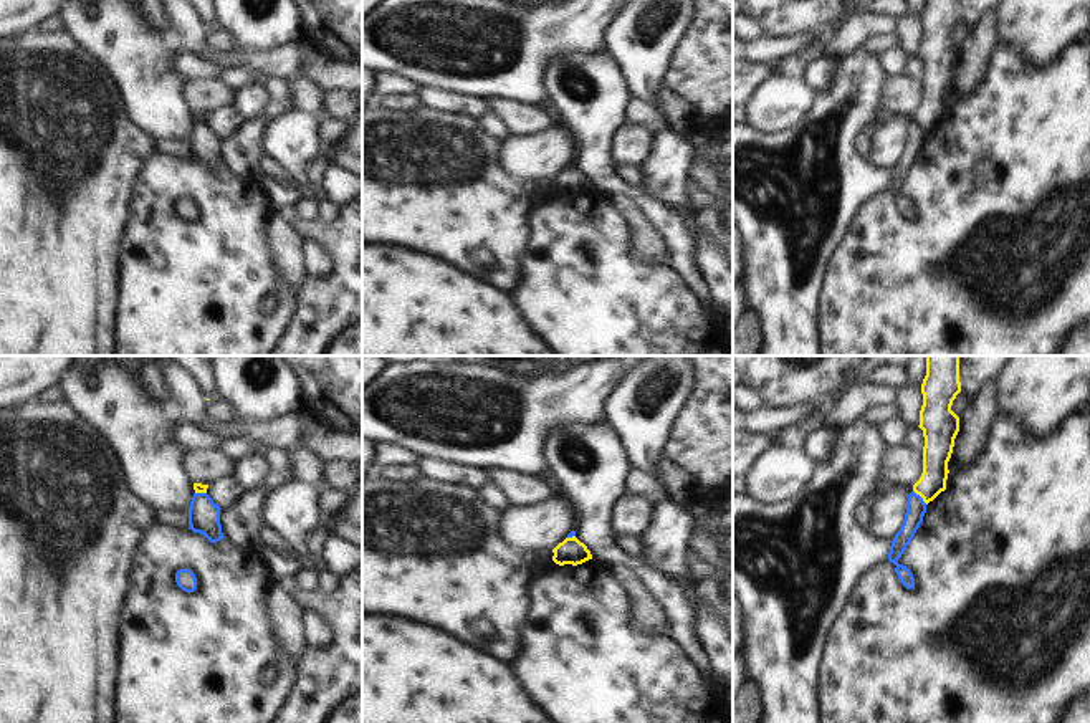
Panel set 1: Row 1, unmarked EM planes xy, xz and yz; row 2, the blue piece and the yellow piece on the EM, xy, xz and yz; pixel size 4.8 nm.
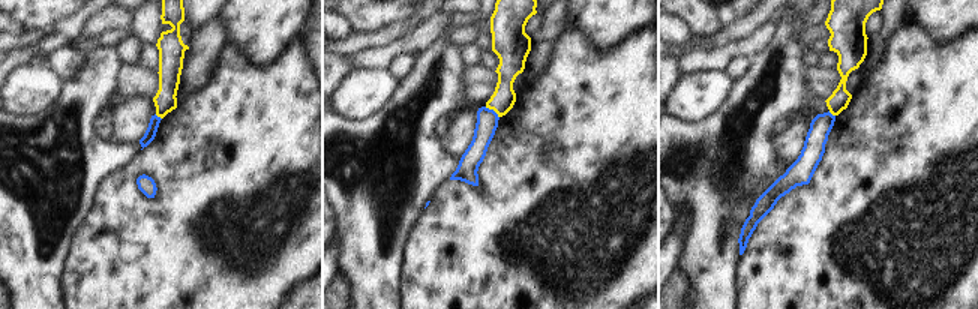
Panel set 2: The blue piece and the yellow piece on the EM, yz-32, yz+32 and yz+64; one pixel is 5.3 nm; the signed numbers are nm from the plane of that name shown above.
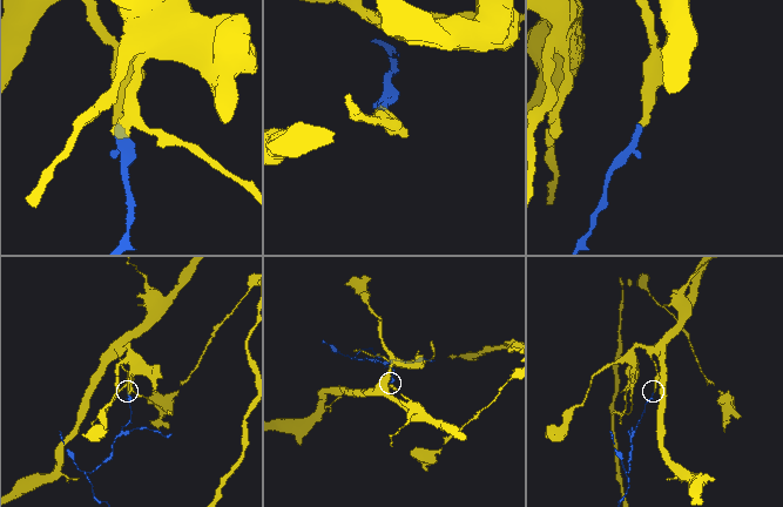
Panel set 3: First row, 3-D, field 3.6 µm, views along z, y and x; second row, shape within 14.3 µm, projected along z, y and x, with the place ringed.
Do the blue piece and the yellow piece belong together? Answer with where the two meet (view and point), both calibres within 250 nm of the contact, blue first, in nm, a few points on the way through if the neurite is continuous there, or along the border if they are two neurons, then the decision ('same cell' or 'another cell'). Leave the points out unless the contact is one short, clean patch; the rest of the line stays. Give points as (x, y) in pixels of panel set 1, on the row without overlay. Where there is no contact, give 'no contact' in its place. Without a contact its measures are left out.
contact yz (920, 126); calibres 100 and 140 nm; border yz (913, 119), (927, 133); another cell

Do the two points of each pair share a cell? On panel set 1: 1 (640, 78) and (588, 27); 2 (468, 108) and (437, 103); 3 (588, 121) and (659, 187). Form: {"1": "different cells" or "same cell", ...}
{"1": "different cells", "2": "same cell", "3": "different cells"}

